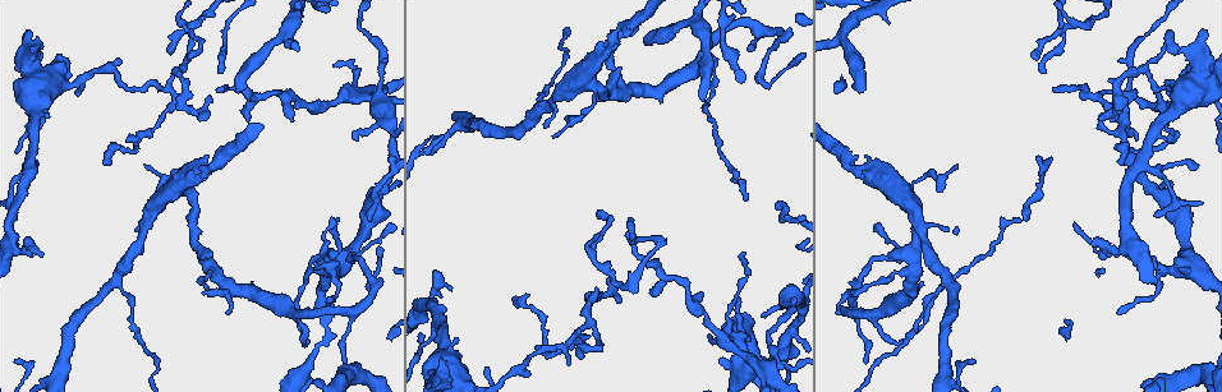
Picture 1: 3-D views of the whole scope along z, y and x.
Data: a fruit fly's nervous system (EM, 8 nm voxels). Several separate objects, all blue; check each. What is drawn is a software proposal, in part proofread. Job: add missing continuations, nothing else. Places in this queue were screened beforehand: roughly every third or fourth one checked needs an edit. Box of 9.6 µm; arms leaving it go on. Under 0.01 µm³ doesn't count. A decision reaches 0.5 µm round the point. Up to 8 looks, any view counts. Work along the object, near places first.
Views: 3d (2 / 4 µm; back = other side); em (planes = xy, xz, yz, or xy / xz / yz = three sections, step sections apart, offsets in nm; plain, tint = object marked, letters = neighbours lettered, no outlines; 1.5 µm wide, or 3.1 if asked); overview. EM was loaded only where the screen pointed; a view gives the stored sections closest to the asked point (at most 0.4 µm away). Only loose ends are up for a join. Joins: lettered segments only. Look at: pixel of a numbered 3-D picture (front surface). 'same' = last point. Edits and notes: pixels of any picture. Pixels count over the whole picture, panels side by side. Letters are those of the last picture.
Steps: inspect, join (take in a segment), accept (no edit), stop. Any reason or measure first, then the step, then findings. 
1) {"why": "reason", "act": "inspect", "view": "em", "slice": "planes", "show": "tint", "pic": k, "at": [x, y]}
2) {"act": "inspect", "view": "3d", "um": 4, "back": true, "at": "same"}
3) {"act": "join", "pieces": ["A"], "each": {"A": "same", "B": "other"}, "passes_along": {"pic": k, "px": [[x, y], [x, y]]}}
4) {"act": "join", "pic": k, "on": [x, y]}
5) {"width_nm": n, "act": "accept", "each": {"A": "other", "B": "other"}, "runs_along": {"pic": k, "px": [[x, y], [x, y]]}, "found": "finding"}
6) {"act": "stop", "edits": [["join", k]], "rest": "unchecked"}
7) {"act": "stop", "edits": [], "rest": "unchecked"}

{"why": "an open end", "act": "inspect", "view": "em", "slice": "xz", "step": 4, "show": "tint", "pic": 1, "at": [721, 359]}

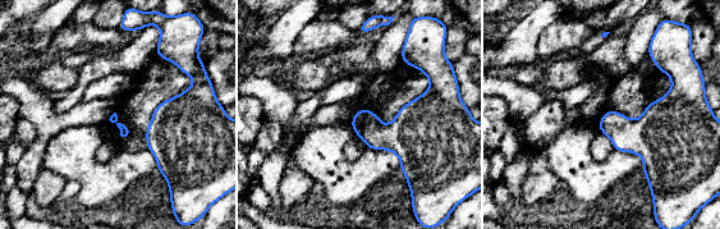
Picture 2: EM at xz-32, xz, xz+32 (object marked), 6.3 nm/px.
{"act": "inspect", "view": "em", "slice": "planes", "show": "letters", "at": "same"}

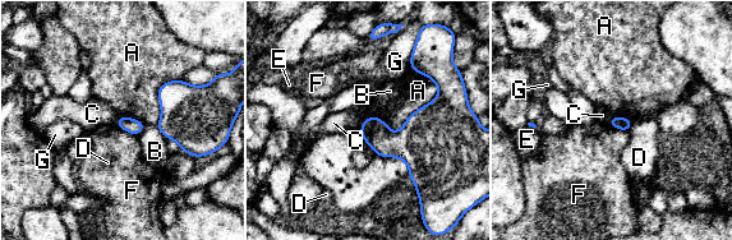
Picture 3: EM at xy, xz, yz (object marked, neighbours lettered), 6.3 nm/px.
{"act": "accept", "each": {"A": "other", "B": "other", "C": "other", "D": "other", "E": "other", "F": "other", "G": "other"}, "border": {"pic": 3, "px": [[115, 123], [137, 137]]}, "found": "no lettered segment goes on from it"}

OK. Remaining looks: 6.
{"why": "thin end", "act": "inspect", "view": "em", "slice": "planes", "show": "letters", "pic": 1, "at": [745, 201]}

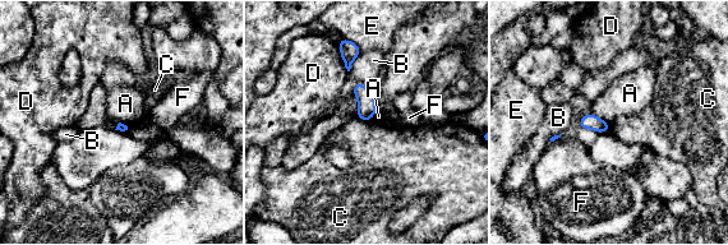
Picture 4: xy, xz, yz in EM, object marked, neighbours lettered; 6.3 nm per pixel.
{"act": "accept", "each": {"A": "other", "B": "other", "C": "other", "D": "other", "E": "other", "F": "other"}, "border": {"pic": 4, "px": [[356, 116], [368, 121]]}, "found": "none of them fits"}

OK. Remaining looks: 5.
{"act": "inspect", "view": "3d", "um": 4, "pic": 1, "at": [862, 92]}

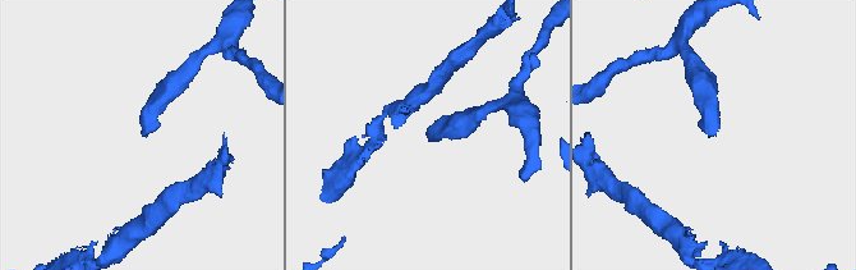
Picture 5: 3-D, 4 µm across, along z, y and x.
{"act": "inspect", "view": "em", "slice": "planes", "show": "letters", "pic": 5, "at": [432, 130]}

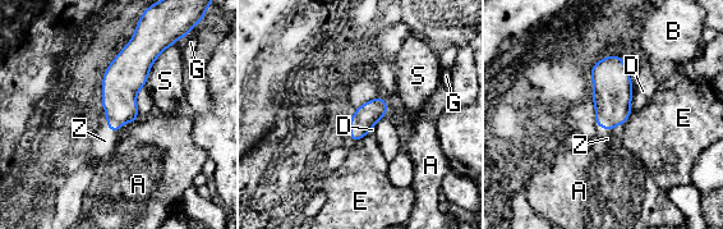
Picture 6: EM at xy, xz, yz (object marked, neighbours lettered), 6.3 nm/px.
{"width_nm": 160, "act": "join", "pic": 6, "on": [105, 141], "each": {"A": "other", "B": "other", "D": "other", "E": "other", "G": "other", "S": "other", "Z": "same"}, "passes_along": {"pic": 6, "px": [[119, 92], [107, 128], [105, 141]]}, "found": "it goes on there"}

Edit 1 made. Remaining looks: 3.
{"act": "stop", "edits": [["join", 6]], "rest": "unchecked"}

